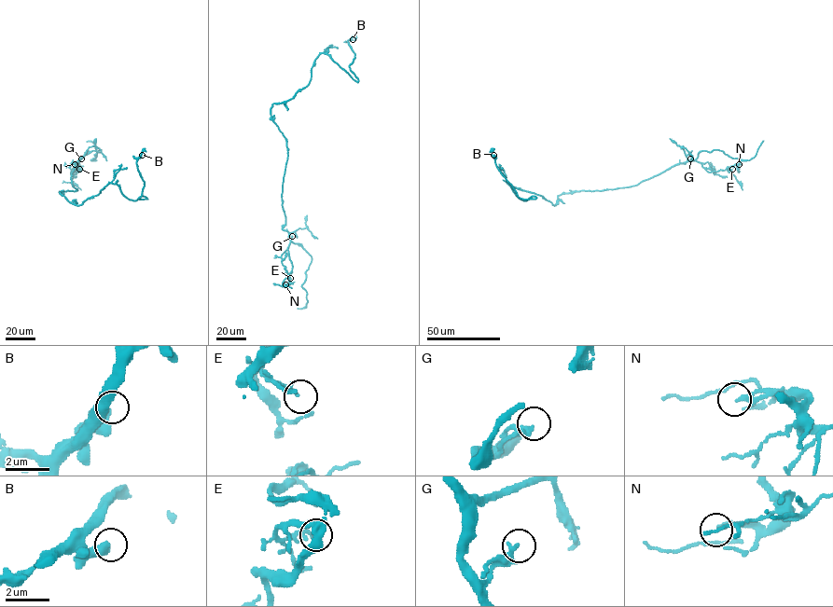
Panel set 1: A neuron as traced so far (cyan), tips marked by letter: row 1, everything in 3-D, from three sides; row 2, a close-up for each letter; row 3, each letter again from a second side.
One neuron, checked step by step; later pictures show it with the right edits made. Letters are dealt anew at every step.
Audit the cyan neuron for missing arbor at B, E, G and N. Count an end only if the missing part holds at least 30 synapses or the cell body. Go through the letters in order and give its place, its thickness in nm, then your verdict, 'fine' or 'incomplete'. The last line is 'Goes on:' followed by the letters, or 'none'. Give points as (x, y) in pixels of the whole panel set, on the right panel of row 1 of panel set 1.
B: at (493, 155); 300 nm thick; fine
E: at (732, 169); 160 nm thick; fine
G: at (690, 158); 280 nm thick; fine
N: at (739, 164); 200 nm thick; fine
Goes on: none

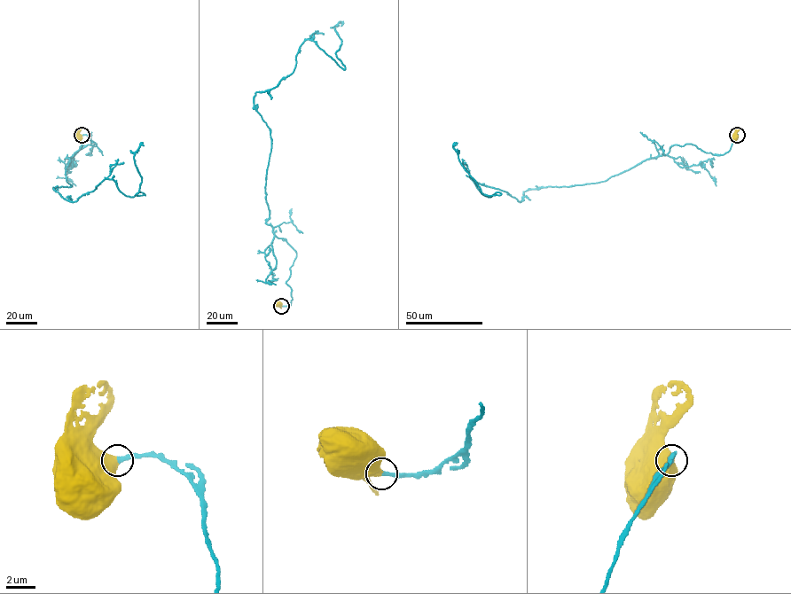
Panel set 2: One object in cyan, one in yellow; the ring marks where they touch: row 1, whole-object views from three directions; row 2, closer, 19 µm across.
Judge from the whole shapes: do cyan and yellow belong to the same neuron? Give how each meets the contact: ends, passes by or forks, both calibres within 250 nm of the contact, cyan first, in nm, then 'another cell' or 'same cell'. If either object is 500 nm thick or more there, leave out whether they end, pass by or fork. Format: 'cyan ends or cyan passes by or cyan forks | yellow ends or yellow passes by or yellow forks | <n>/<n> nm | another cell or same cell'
320/650 nm | same cell

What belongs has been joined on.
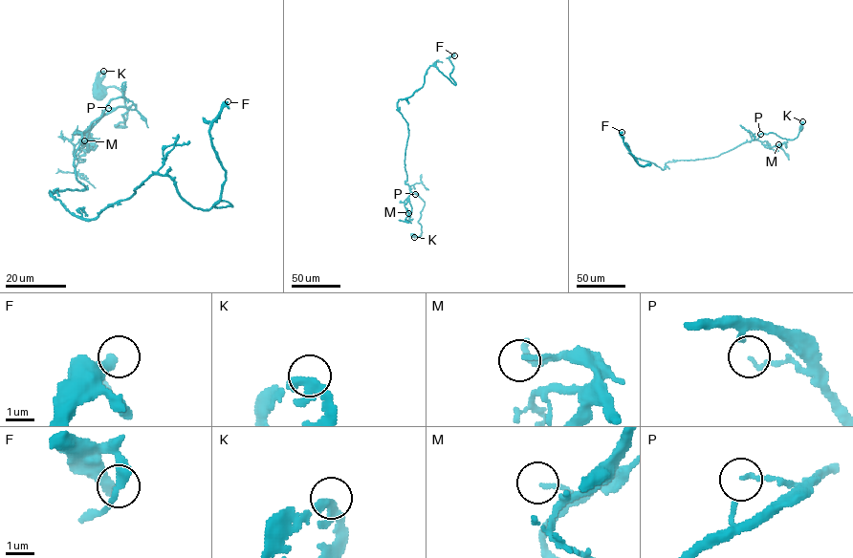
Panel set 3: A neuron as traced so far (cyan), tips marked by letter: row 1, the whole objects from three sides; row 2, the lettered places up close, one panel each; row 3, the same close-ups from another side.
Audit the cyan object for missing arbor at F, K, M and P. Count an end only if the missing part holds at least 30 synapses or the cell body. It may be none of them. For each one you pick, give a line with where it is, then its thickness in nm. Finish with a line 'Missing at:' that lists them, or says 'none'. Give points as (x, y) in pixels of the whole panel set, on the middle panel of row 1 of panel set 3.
F: at (454, 55); 360 nm thick
Missing at: F

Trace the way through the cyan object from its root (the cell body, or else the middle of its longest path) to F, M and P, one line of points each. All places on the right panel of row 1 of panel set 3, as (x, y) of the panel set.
F: (800, 128), (793, 139), (760, 133), (663, 169), (631, 155), (639, 164), (650, 165), (638, 163), (622, 132)
M: (800, 128), (793, 139), (772, 133), (760, 133), (757, 139), (767, 147), (778, 144)
P: (800, 128), (793, 139), (772, 133), (760, 134)

